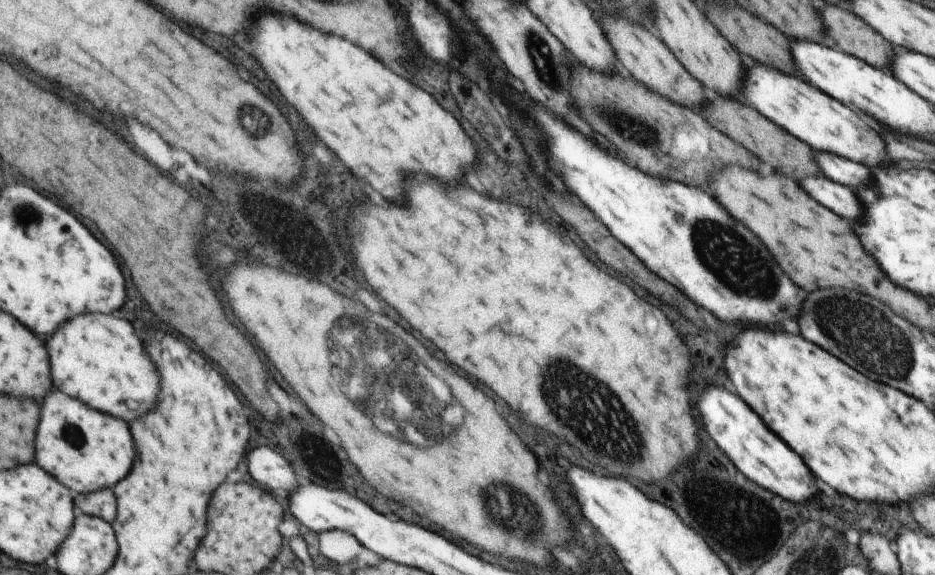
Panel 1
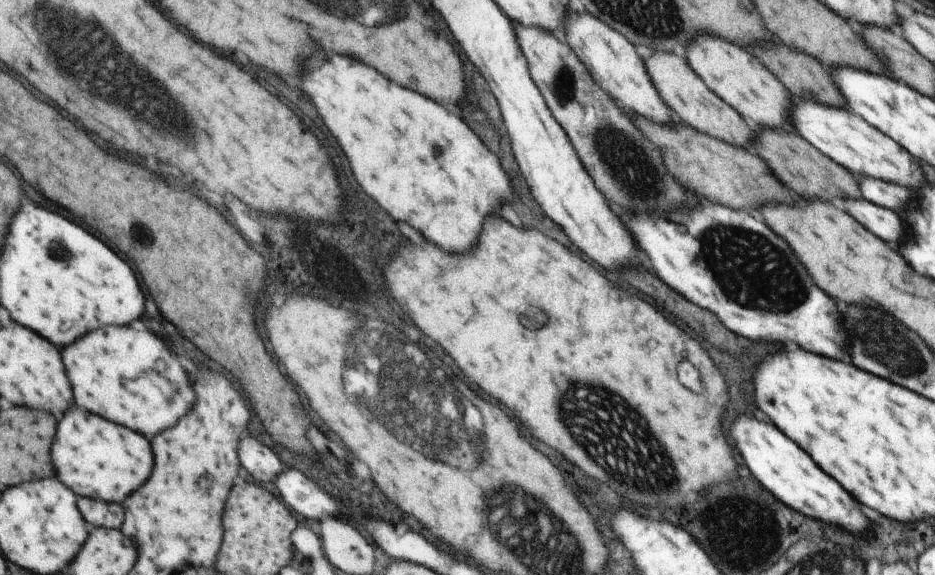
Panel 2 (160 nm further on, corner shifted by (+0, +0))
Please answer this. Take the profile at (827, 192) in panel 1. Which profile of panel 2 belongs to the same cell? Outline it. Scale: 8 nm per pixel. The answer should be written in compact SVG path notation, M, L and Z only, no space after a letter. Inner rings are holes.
M845 200L843 204L859 224L865 224L865 228L869 228L869 232L873 232L875 236L881 236L881 240L903 244L903 240L907 238L905 222L895 212L879 208L865 200Z

